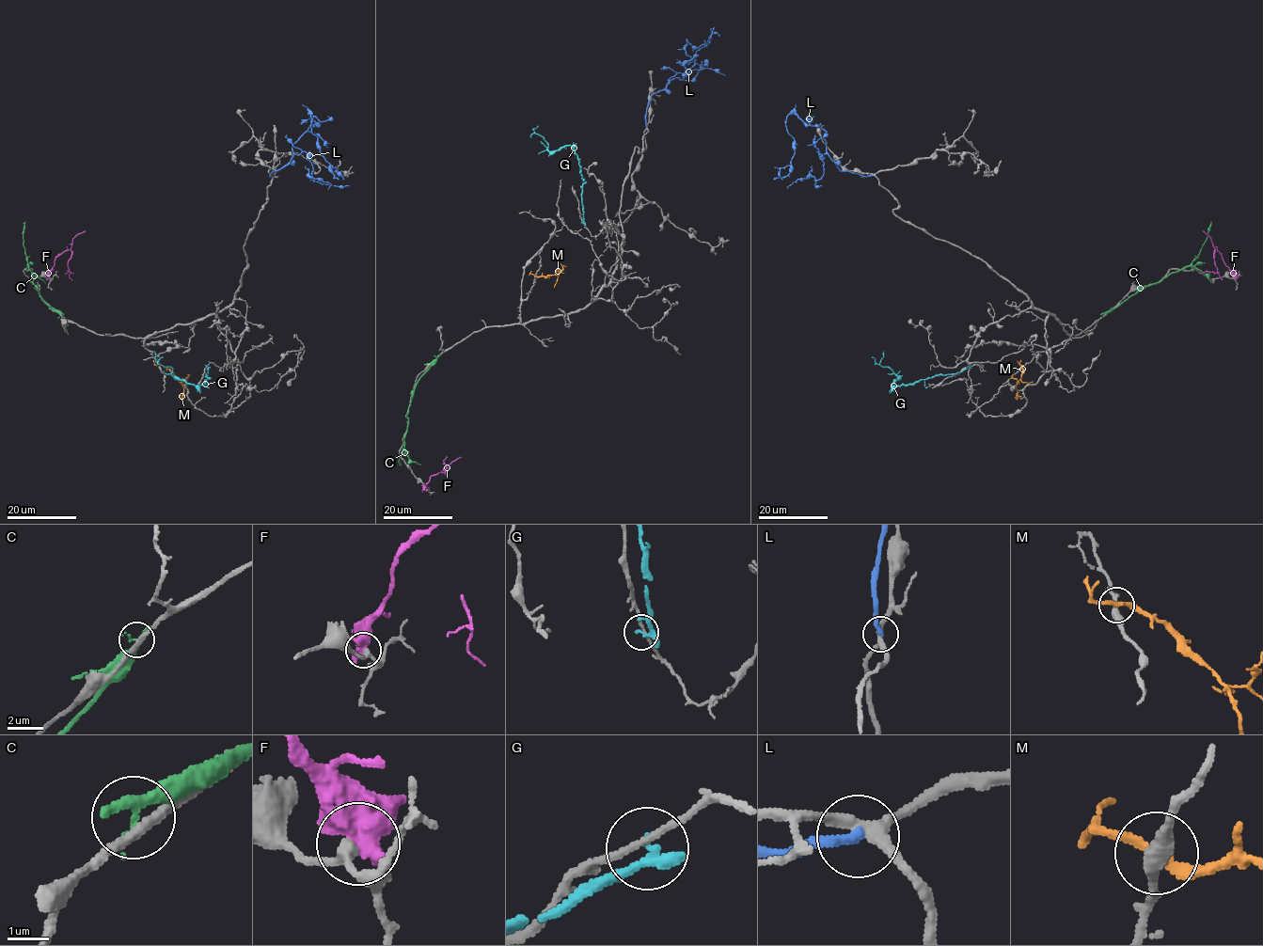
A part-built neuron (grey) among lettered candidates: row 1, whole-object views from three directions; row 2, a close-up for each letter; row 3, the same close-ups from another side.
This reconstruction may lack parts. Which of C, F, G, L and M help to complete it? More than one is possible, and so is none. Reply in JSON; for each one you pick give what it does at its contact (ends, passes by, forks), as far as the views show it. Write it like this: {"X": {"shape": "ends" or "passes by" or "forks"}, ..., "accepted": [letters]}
{"accepted": []}

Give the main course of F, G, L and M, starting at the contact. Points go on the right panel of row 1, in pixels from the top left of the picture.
F: (1235, 277), (1217, 250), (1214, 252), (1217, 272), (1202, 273)
G: (969, 367), (958, 372), (896, 386), (891, 384), (897, 376), (879, 364), (883, 351)
L: (873, 175), (842, 171), (827, 152), (826, 132), (789, 114), (785, 127), (795, 153), (791, 171), (773, 179)
M: (1021, 366), (1016, 398), (1018, 395)

